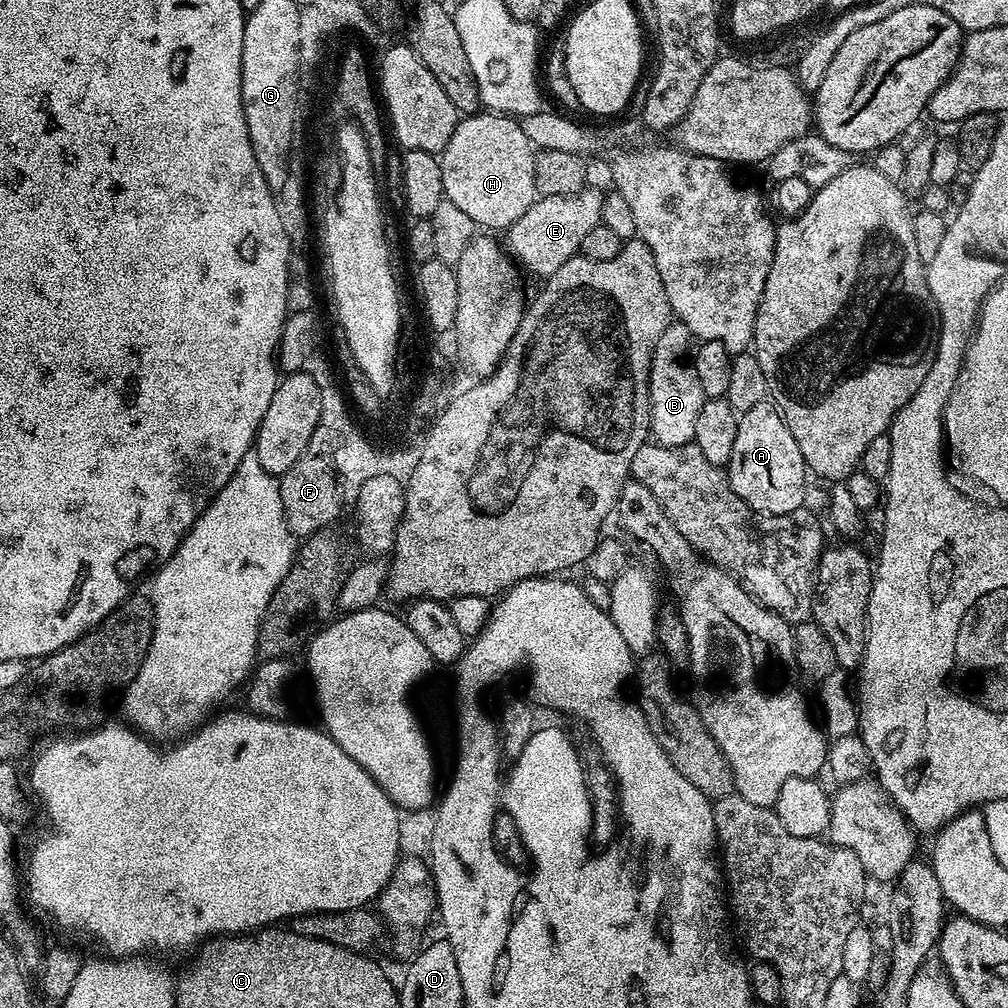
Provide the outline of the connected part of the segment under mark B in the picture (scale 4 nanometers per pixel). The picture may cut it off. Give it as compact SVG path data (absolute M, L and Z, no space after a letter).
M669 323L662 338L658 338L658 346L654 350L652 365L648 371L650 436L655 443L667 448L693 443L698 410L702 410L706 399L702 386L698 386L698 374L692 369L688 357L688 340L690 341L690 333L684 324Z

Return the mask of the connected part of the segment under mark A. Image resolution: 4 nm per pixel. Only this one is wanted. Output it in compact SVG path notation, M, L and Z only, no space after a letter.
M759 404L739 413L739 418L734 454L730 454L730 462L726 466L734 494L738 494L738 498L742 498L742 502L746 502L754 512L762 512L766 516L786 514L805 507L806 469L802 450L798 450L798 442L794 442L794 434L790 434L790 426L786 426L775 404Z

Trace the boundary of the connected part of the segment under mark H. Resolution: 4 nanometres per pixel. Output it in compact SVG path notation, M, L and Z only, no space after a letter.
M491 110L465 115L438 156L444 199L459 206L481 229L506 230L538 198L534 186L536 153L519 119Z

